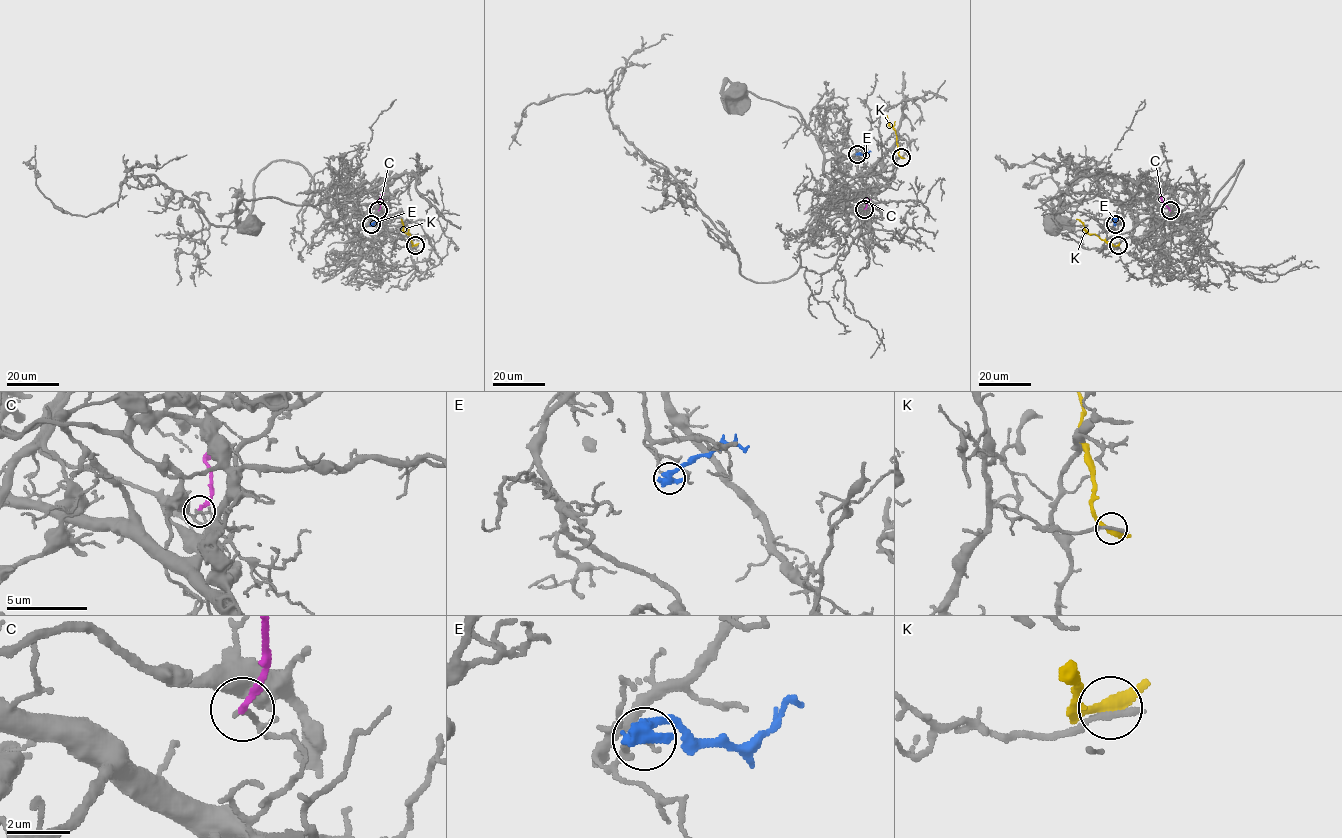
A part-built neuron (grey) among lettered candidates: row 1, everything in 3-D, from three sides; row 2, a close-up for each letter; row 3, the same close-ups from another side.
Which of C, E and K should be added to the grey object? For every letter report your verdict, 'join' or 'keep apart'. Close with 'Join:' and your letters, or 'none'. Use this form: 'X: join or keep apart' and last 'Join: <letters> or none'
C: keep apart
E: keep apart
K: keep apart
Join: none

